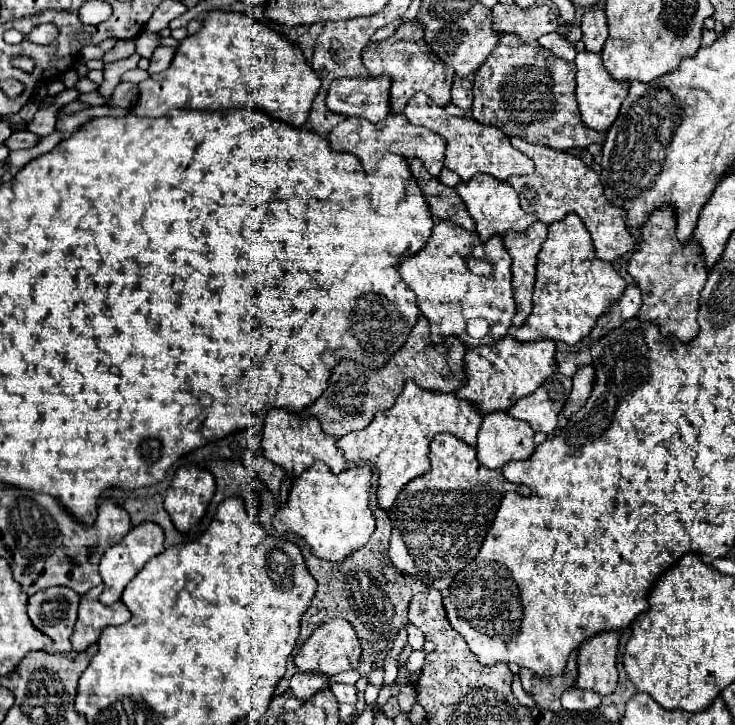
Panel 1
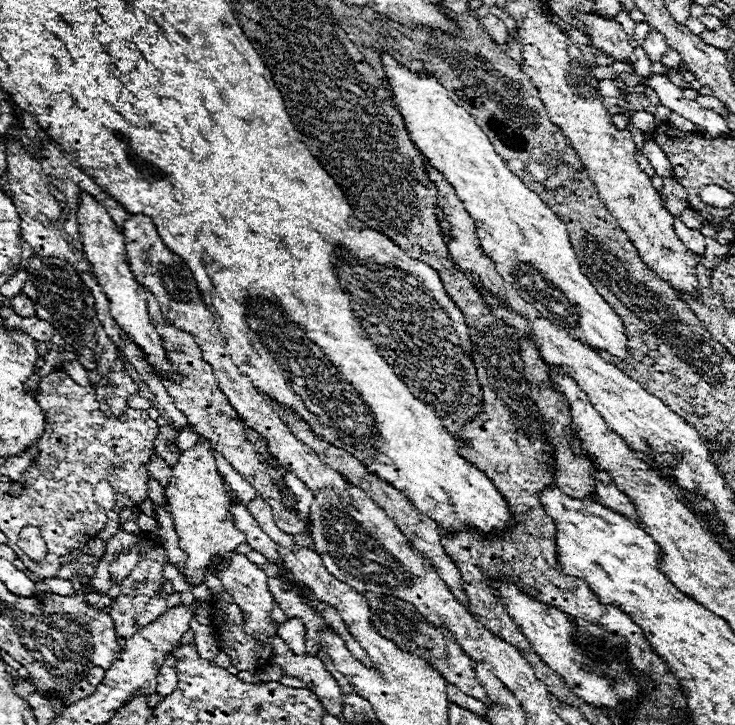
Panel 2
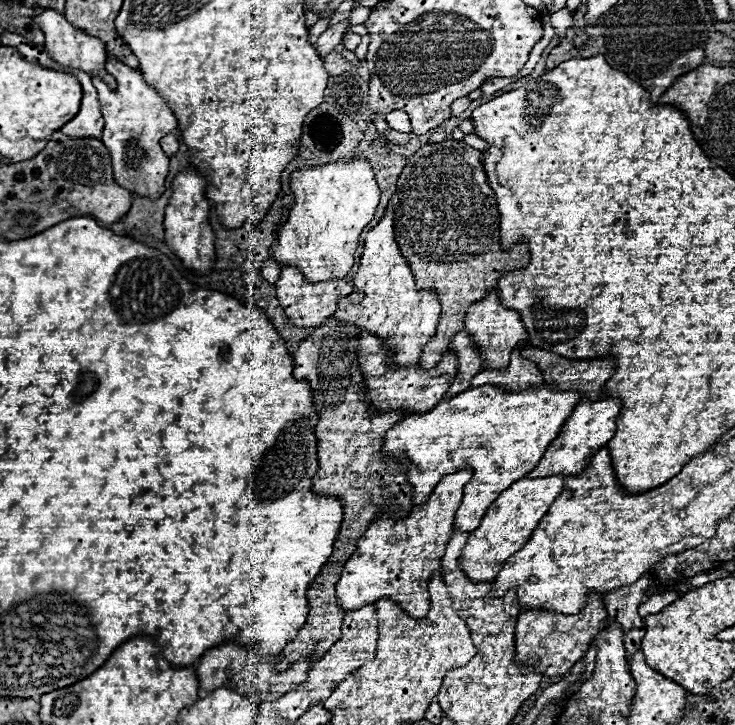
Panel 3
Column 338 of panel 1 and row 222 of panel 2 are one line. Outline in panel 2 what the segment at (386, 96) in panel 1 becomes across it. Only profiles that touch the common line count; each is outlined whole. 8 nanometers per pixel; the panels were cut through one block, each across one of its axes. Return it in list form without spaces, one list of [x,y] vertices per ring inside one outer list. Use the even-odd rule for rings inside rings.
[[[90,194],[80,196],[80,206],[78,206],[78,222],[80,222],[80,236],[82,236],[82,246],[86,252],[86,258],[92,266],[92,274],[96,276],[98,284],[102,286],[104,294],[108,296],[112,308],[110,314],[114,318],[114,322],[122,328],[124,334],[130,336],[130,340],[142,348],[144,358],[148,360],[148,364],[154,368],[154,372],[164,372],[170,374],[178,380],[178,376],[174,374],[172,364],[168,364],[166,360],[166,352],[162,348],[160,336],[154,330],[154,326],[150,324],[148,318],[148,308],[146,308],[146,294],[144,288],[136,282],[134,274],[128,268],[126,262],[126,250],[124,250],[124,236],[118,230],[118,226],[114,226],[110,214],[106,212],[106,208],[102,204],[98,204],[98,200],[94,200]]]

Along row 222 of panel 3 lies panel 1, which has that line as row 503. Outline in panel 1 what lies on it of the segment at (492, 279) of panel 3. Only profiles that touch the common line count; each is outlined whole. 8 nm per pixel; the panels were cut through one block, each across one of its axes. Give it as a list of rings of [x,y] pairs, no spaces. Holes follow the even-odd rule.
[[[452,434],[434,436],[434,440],[430,442],[430,464],[432,464],[430,474],[424,474],[424,476],[418,476],[416,480],[412,480],[400,492],[394,506],[388,510],[388,516],[392,520],[392,538],[390,538],[388,556],[398,570],[410,574],[412,578],[420,580],[428,588],[436,588],[442,594],[446,594],[454,576],[464,566],[468,566],[468,562],[472,562],[478,556],[484,536],[486,536],[490,524],[494,522],[494,516],[496,516],[502,496],[506,492],[516,492],[520,496],[528,496],[530,490],[524,484],[506,482],[502,476],[502,470],[484,468],[476,458],[476,450],[472,446],[460,442]]]

